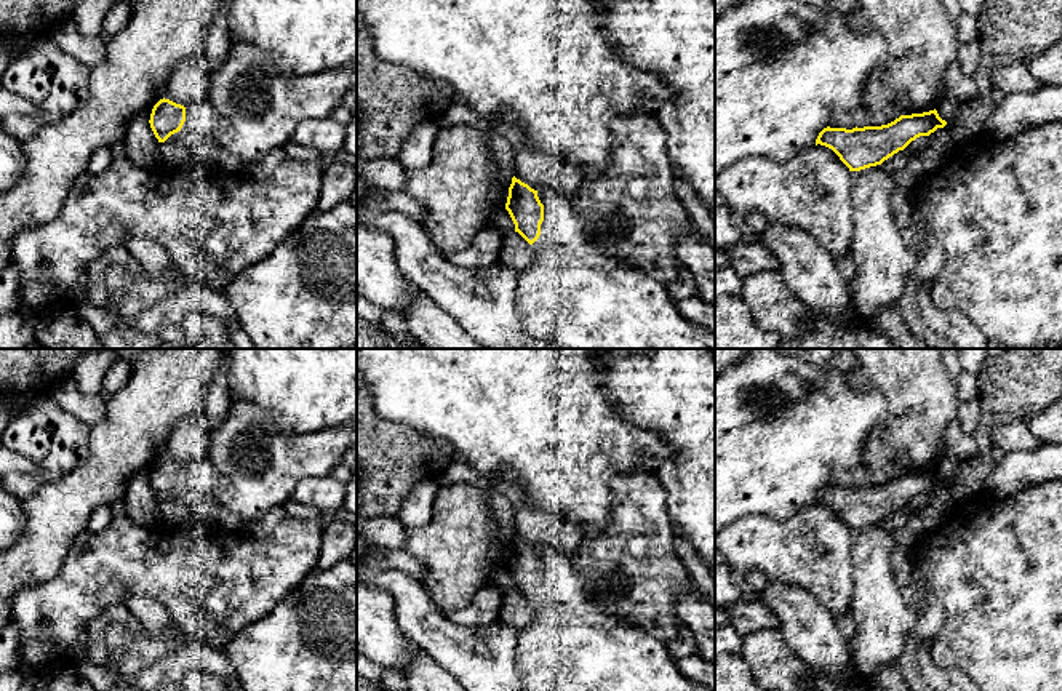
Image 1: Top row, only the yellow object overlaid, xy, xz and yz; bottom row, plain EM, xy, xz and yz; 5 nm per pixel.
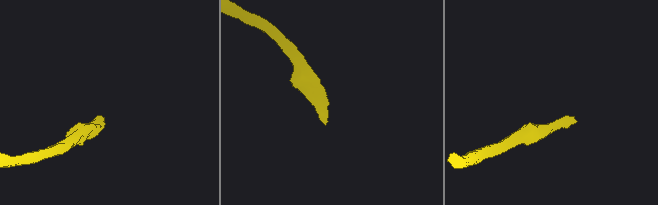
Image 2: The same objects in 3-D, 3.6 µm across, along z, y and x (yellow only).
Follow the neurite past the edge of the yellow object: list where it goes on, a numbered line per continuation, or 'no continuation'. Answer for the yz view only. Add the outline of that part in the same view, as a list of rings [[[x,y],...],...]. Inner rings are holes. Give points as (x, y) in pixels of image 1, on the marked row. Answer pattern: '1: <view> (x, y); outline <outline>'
no continuation

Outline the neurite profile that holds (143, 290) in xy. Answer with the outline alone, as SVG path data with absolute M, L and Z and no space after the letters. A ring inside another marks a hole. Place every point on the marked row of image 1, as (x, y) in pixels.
M141 270L139 274L125 274L126 286L107 298L102 307L115 318L125 318L131 322L142 310L152 307L155 302L168 296L170 286L165 280Z

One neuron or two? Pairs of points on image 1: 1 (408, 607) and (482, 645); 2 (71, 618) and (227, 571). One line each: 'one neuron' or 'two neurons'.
1: one neuron
2: one neuron

